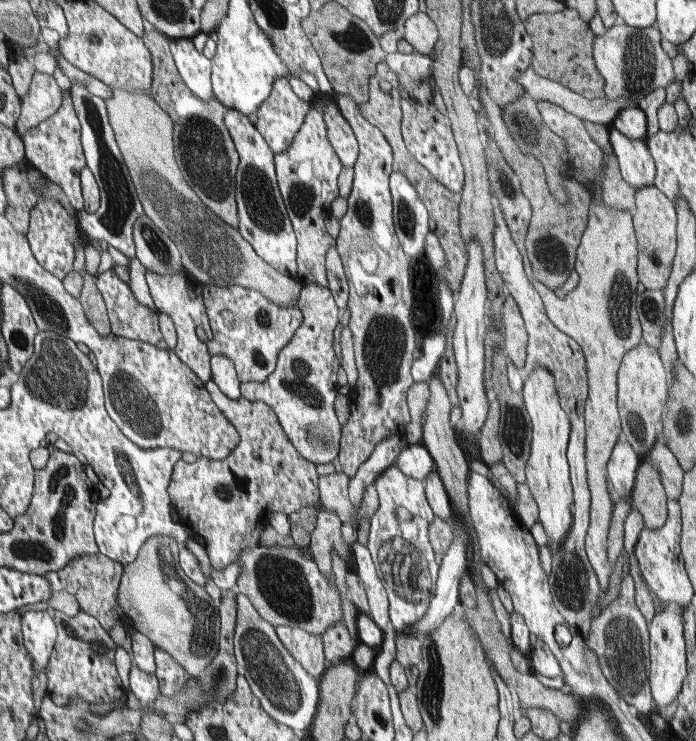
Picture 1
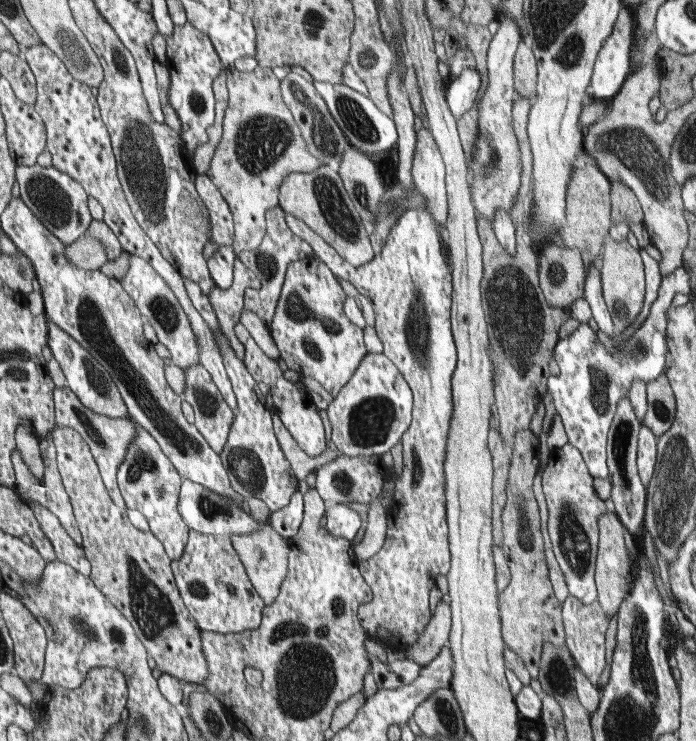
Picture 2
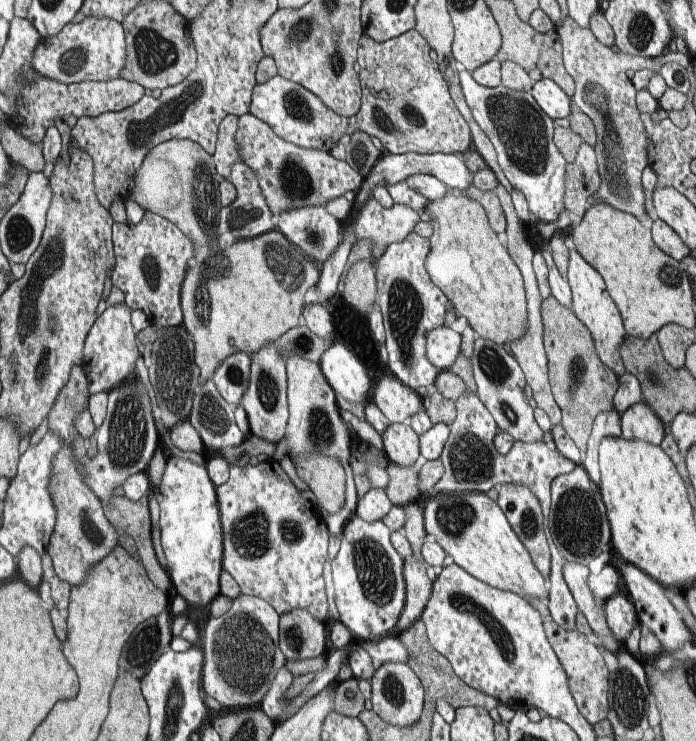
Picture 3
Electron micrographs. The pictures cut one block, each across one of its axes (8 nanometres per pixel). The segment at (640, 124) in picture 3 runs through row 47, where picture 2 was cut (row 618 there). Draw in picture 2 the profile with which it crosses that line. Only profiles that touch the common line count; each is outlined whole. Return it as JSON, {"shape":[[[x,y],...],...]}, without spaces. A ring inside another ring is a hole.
{"shape":[[[569,594],[562,606],[561,616],[565,630],[565,646],[570,651],[576,665],[588,677],[590,683],[598,688],[600,677],[602,672],[604,672],[604,668],[606,668],[606,646],[604,640],[610,618],[608,618],[606,610],[602,609],[599,603],[595,602],[586,605],[578,600],[577,597],[572,596],[572,594]]]}

